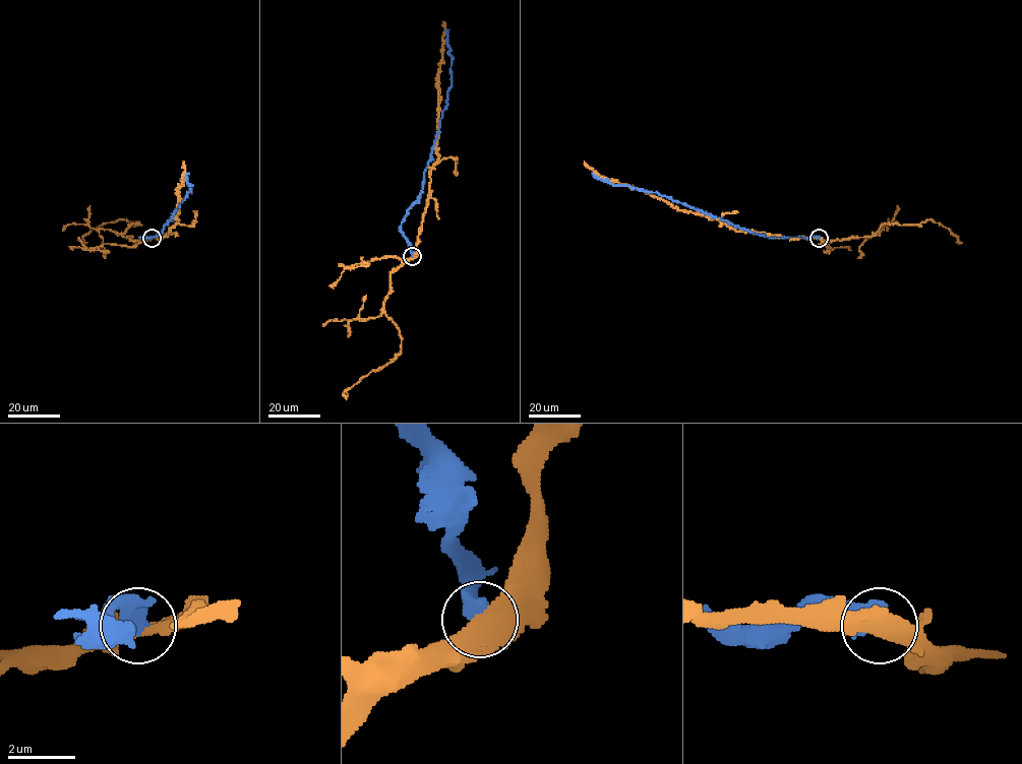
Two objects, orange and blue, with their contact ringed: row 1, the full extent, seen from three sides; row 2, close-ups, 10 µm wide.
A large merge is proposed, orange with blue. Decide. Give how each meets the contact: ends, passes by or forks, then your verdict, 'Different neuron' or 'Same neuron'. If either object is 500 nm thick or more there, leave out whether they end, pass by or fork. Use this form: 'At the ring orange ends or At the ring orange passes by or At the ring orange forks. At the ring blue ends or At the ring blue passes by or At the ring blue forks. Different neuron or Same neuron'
Different neuron

